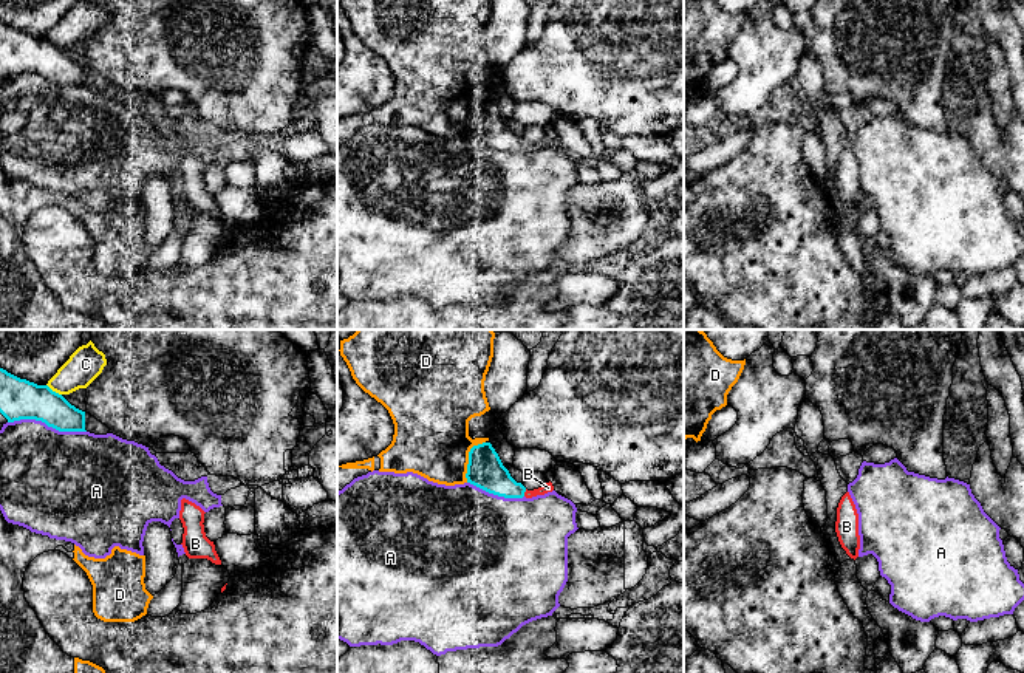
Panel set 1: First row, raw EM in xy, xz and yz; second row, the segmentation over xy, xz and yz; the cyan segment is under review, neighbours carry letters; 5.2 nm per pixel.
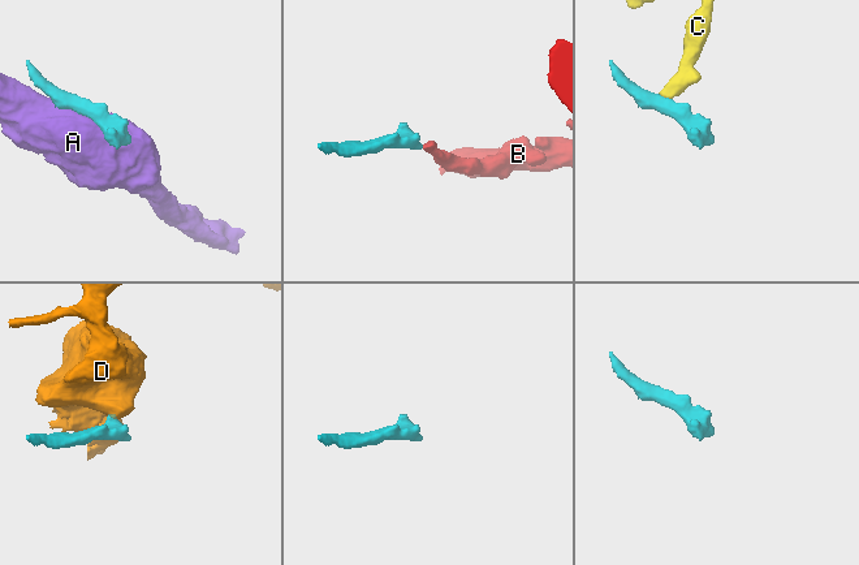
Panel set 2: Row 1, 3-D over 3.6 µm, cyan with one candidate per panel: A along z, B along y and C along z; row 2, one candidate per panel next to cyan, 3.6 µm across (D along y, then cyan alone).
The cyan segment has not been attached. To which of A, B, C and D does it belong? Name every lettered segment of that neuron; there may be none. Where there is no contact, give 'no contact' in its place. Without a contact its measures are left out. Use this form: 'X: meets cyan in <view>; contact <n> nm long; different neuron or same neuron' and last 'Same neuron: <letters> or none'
A: meets cyan in xy; contact 420 nm long; different neuron
B: meets cyan in xz; contact 40 nm long; same neuron
C: meets cyan in xy; contact 100 nm long; different neuron
D: meets cyan in xz; contact 240 nm long; different neuron
Same neuron: B

